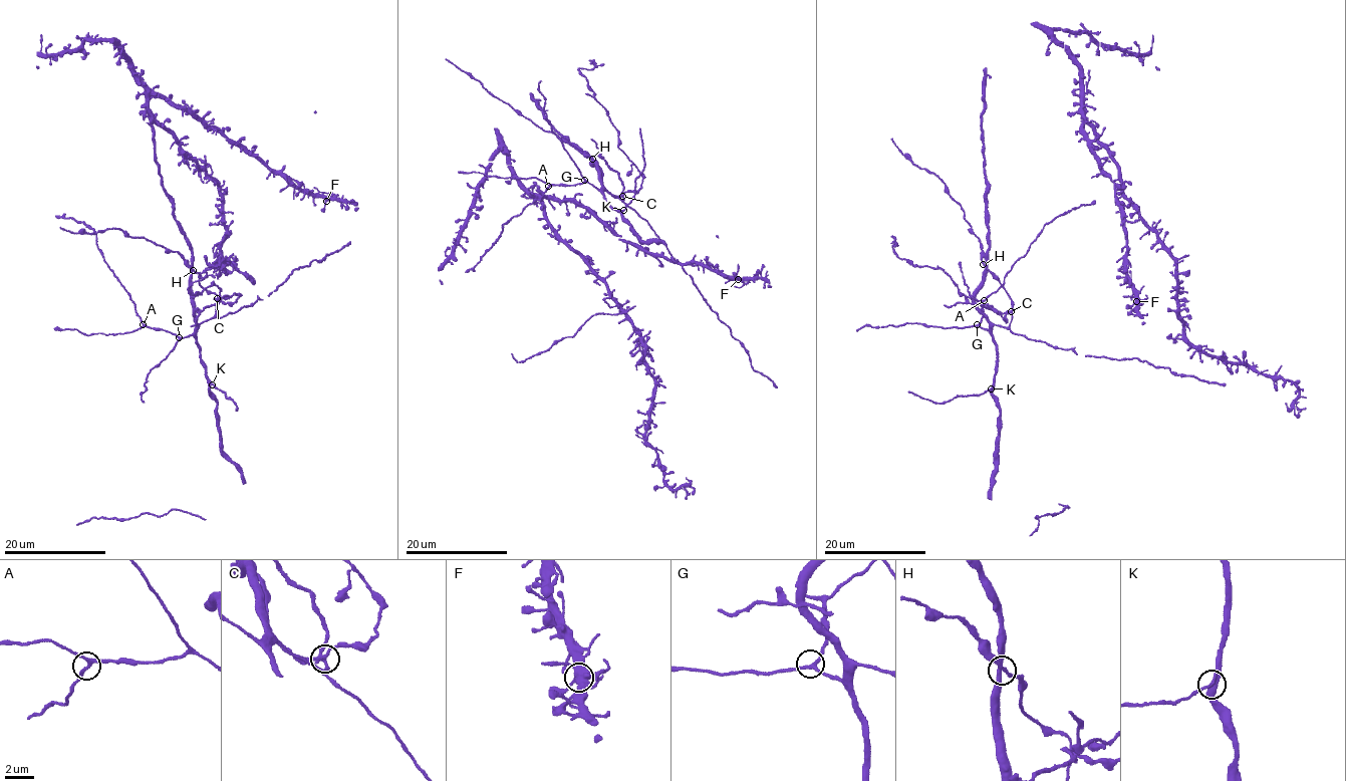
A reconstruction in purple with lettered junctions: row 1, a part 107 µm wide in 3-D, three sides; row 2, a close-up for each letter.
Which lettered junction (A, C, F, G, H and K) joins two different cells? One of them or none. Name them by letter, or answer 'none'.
C

